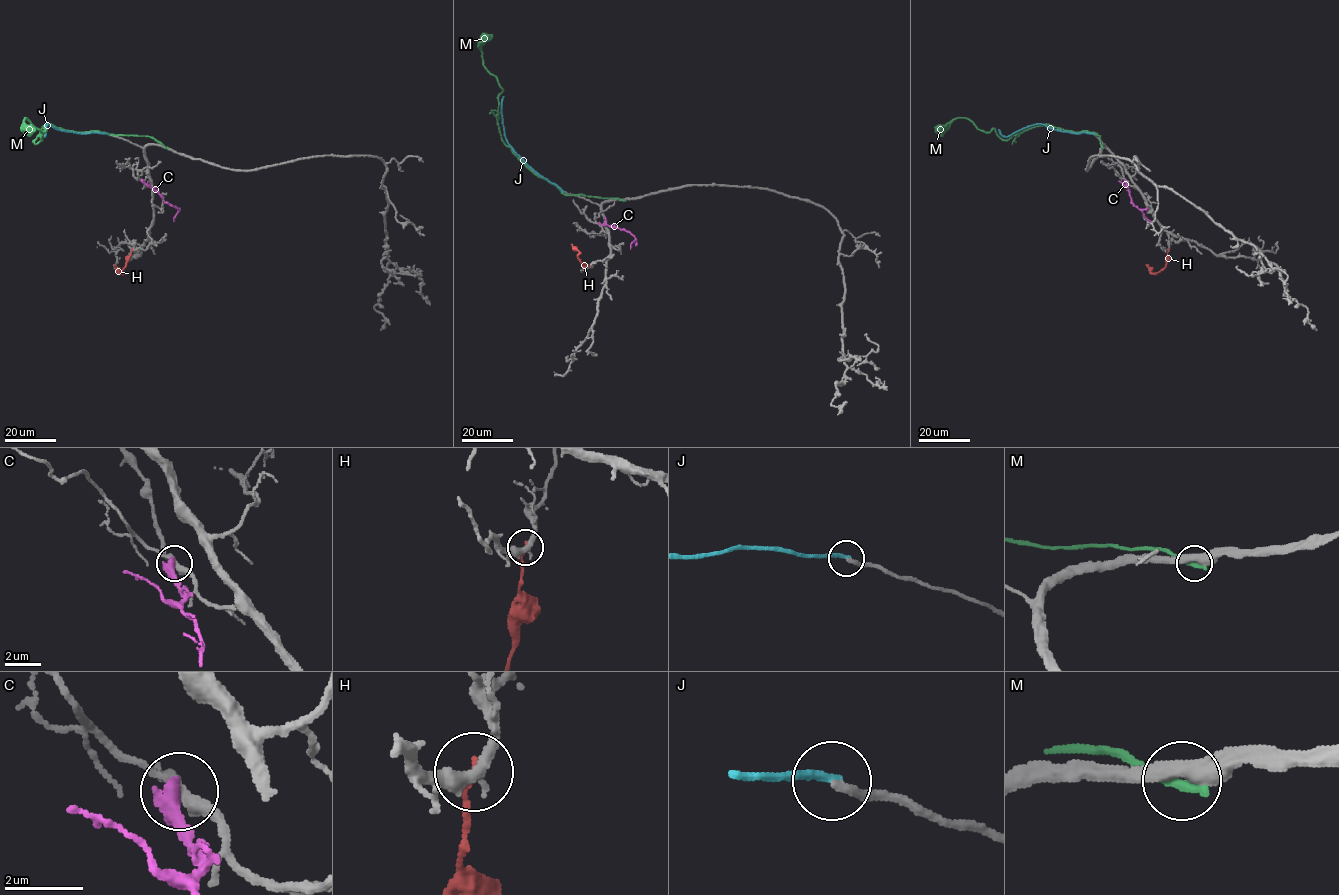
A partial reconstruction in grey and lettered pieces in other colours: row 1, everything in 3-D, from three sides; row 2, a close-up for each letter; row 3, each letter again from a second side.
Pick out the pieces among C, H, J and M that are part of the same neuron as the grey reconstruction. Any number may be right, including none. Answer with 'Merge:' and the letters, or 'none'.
Merge: none

